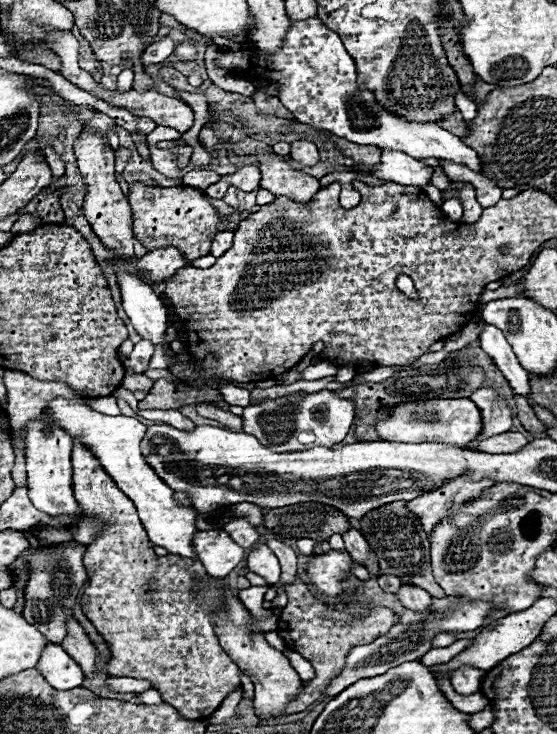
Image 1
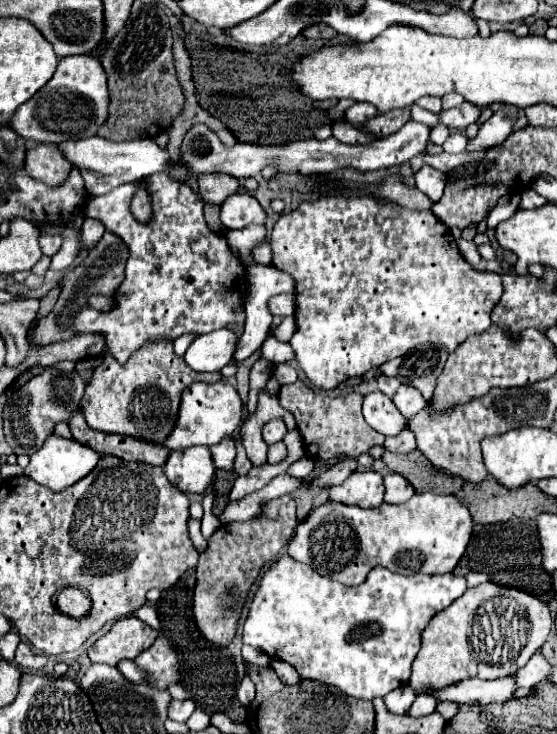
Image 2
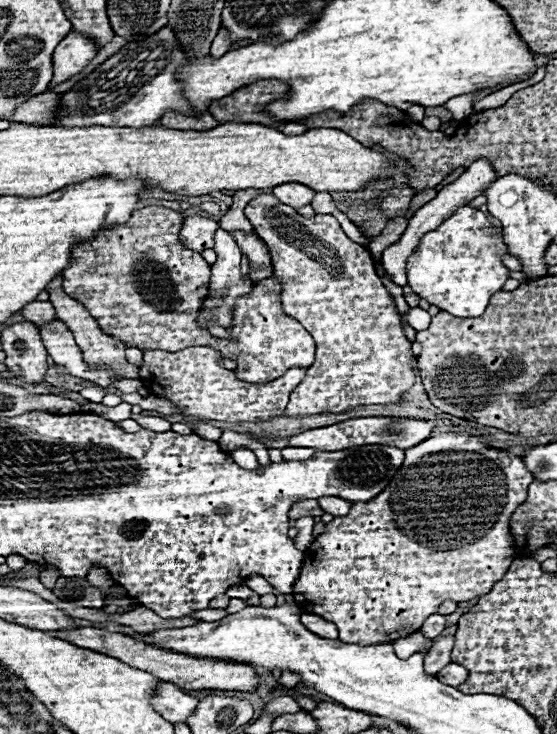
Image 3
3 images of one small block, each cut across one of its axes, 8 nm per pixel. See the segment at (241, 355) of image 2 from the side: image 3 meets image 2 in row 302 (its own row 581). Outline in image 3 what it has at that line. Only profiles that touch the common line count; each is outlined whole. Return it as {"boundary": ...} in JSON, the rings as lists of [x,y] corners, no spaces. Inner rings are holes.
{"boundary":[[[248,576],[248,580],[246,580],[246,586],[250,586],[250,588],[252,588],[256,594],[260,594],[260,596],[274,592],[272,584],[268,584],[268,582],[264,580],[264,576]]]}

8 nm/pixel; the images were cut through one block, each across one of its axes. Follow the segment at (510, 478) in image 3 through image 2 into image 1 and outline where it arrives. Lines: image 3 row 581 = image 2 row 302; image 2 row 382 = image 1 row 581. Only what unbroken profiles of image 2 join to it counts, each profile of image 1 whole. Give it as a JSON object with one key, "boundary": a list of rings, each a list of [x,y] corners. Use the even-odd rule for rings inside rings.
{"boundary":[[[330,550],[326,554],[314,554],[314,558],[308,562],[308,576],[312,584],[328,596],[340,596],[342,594],[342,574],[350,572],[350,564],[354,560],[348,556],[348,552]]]}

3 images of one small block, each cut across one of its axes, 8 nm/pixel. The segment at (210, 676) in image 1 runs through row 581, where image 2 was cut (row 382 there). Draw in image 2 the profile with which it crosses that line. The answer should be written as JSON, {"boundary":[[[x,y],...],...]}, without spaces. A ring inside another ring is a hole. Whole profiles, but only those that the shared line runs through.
{"boundary":[[[148,342],[130,356],[126,366],[116,364],[116,360],[104,352],[102,364],[94,370],[86,386],[80,410],[88,426],[94,430],[136,436],[140,440],[162,444],[174,428],[184,388],[188,388],[192,382],[216,380],[220,380],[220,372],[206,374],[188,368],[184,358],[174,354],[172,342]]]}

